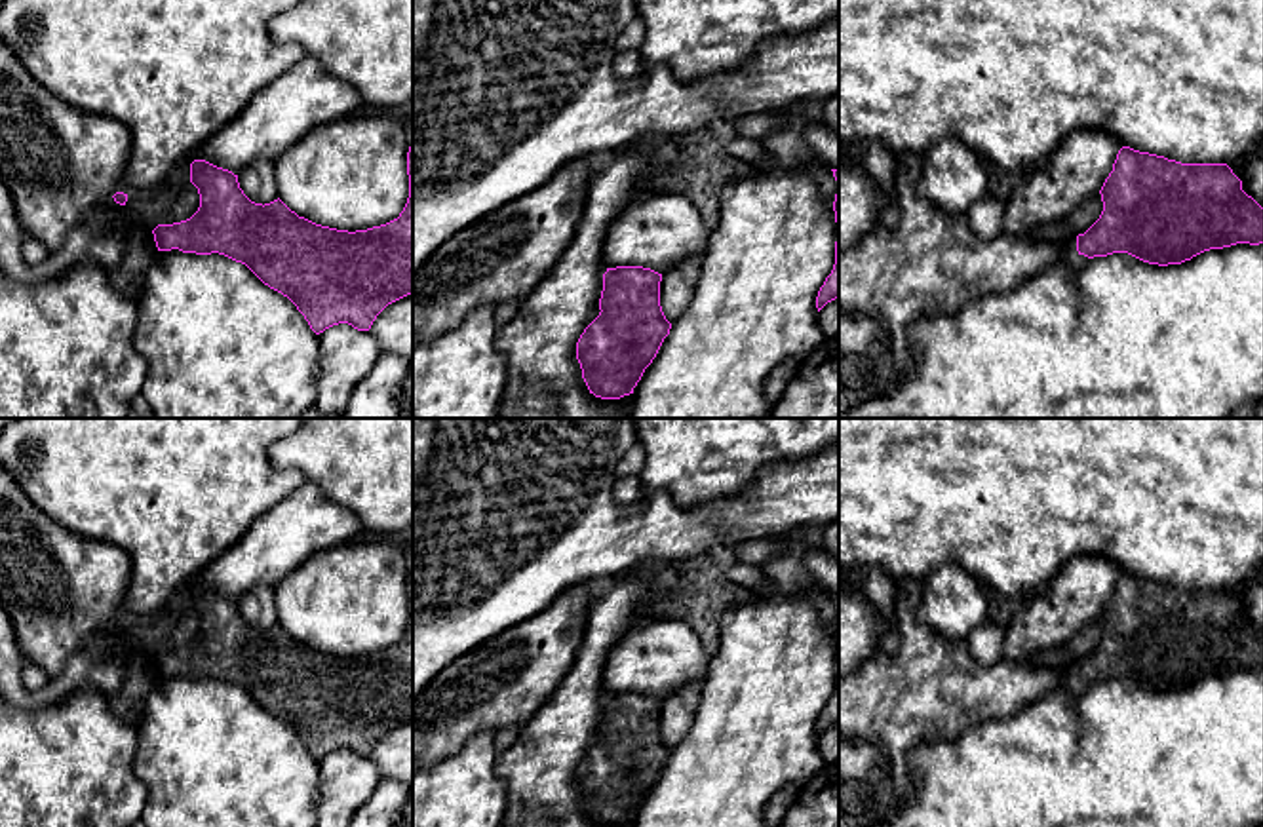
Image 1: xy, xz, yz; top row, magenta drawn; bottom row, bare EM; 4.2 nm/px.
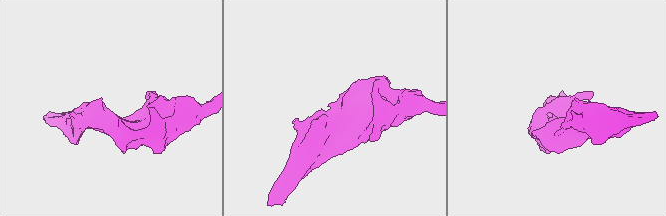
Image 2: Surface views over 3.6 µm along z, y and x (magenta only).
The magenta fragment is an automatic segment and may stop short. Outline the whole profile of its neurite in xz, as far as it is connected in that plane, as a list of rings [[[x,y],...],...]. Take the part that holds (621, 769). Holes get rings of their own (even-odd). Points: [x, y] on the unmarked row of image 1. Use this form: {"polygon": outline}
{"polygon": [[[616,692],[603,700],[601,738],[576,768],[582,804],[595,823],[633,819],[670,760],[660,707],[662,700],[643,692]]]}

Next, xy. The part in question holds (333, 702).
{"polygon": [[[413,570],[407,601],[409,624],[398,644],[348,658],[299,643],[280,624],[255,629],[240,614],[238,601],[194,586],[190,608],[200,620],[198,637],[186,646],[158,650],[152,660],[158,677],[219,679],[245,690],[264,711],[287,722],[316,760],[339,749],[369,757],[388,730],[413,721]]]}

